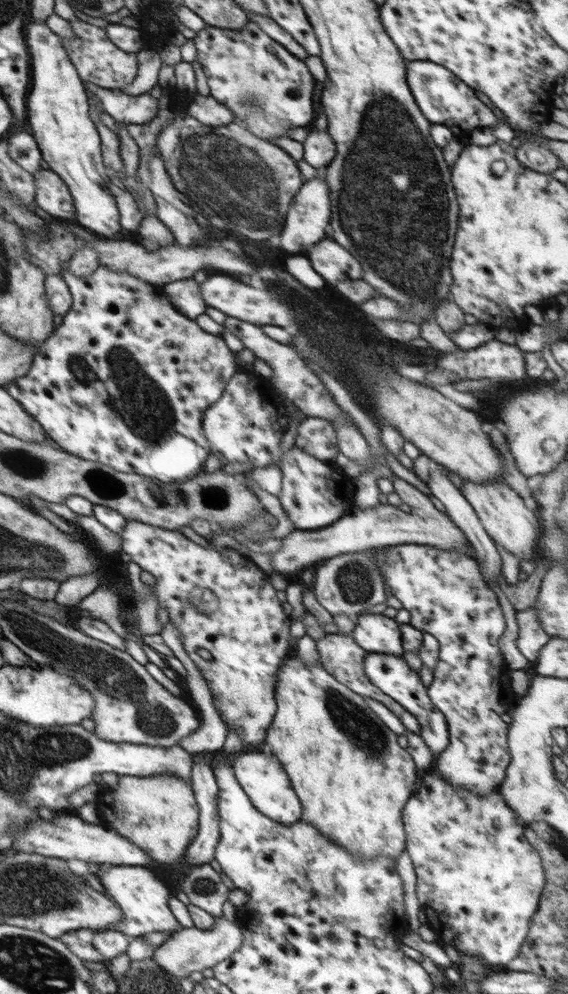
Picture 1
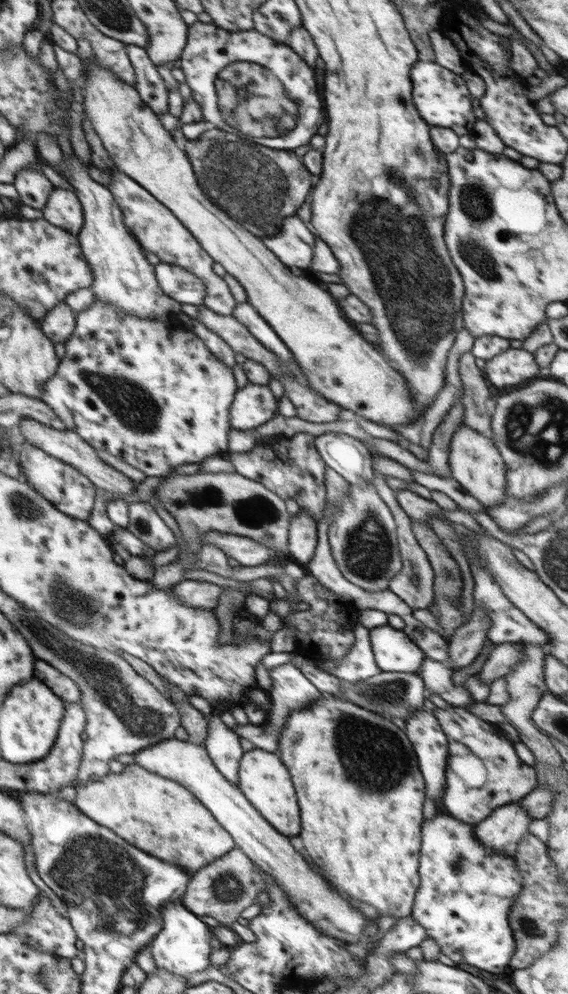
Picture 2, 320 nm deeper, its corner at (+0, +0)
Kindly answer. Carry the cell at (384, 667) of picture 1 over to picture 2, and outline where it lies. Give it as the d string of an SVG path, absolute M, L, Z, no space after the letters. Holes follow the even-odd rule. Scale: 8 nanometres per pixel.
M427 709L414 711L414 713L406 719L405 733L412 743L417 761L419 762L419 769L425 781L425 796L434 801L440 800L440 798L443 798L444 789L446 789L445 770L449 751L447 736L444 734L434 714Z

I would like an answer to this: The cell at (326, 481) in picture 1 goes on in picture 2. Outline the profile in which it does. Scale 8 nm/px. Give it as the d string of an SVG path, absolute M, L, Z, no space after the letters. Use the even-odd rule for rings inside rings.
M303 508L298 515L291 517L286 552L303 567L314 556L317 545L317 524L313 515Z

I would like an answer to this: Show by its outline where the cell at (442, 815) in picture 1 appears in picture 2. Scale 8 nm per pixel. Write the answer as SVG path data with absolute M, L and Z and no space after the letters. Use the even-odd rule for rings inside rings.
M437 813L433 818L426 818L422 825L422 840L420 851L420 863L419 863L419 879L421 880L421 886L416 891L415 901L413 902L413 909L411 916L416 924L422 926L427 932L427 936L434 939L438 946L441 948L441 952L450 957L457 966L459 964L466 964L466 966L474 966L480 970L486 970L486 972L492 972L492 975L499 975L500 972L504 972L504 969L510 964L510 959L516 950L516 943L513 937L512 929L510 929L508 921L508 911L516 902L516 898L523 888L523 877L517 869L514 856L506 856L505 854L499 854L499 852L493 852L491 848L487 848L485 844L481 844L480 840L477 840L475 826L472 824L466 824L454 818L450 814Z

